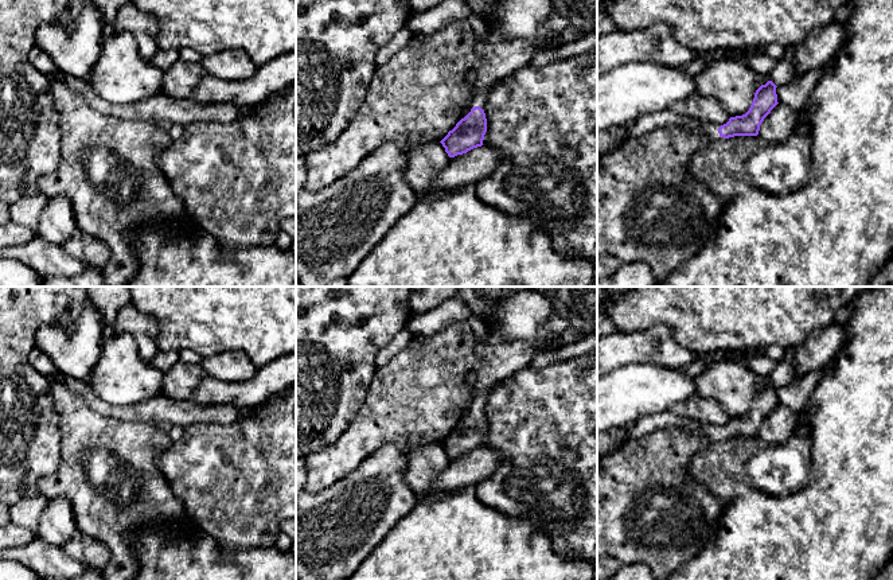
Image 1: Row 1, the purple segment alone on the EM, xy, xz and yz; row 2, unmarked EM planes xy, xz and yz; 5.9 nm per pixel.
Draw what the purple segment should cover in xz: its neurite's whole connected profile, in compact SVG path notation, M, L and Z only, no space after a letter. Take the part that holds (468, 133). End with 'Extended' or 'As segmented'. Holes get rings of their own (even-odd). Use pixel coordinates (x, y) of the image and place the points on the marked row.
M506 78L479 92L468 106L468 114L440 141L449 157L467 153L483 145L487 132L487 118L484 113L486 101L490 93L504 81Z. Extended

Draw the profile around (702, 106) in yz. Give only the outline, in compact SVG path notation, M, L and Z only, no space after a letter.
M698 93L693 94L689 100L672 104L670 110L681 116L705 118L720 125L726 124L730 118L729 112L718 100Z

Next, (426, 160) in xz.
M441 143L416 144L407 156L406 182L418 196L430 194L434 179L446 167L449 159Z

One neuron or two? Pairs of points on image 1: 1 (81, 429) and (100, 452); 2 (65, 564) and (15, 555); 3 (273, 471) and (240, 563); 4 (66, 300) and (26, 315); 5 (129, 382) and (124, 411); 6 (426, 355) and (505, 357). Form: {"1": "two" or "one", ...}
{"1": "one", "2": "one", "3": "two", "4": "one", "5": "two", "6": "one"}

